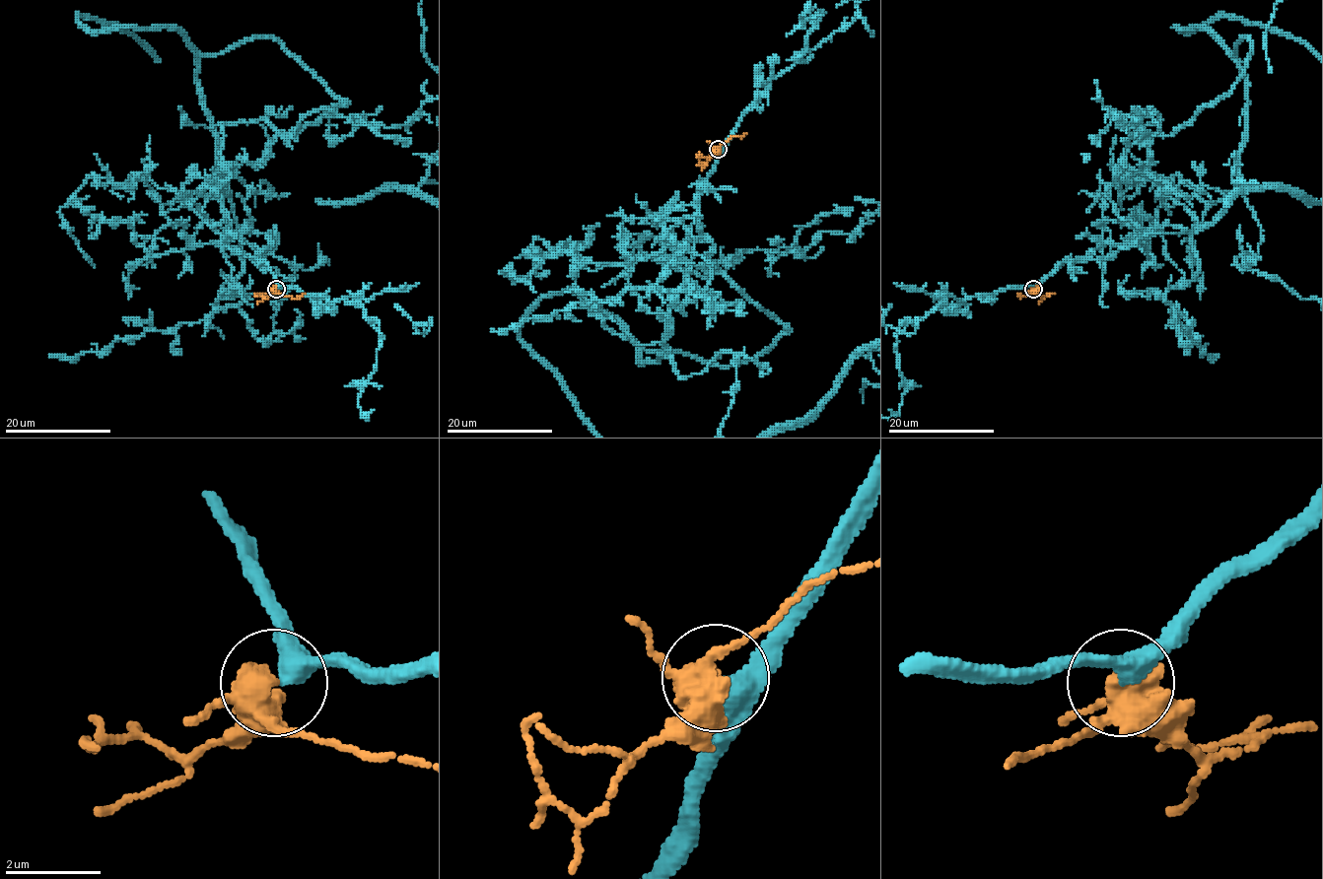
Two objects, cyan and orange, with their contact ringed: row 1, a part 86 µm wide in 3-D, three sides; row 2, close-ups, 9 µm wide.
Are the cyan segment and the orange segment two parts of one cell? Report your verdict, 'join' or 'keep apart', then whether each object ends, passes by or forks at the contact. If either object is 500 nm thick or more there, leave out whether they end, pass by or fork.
join; cyan passes by; orange forks there

